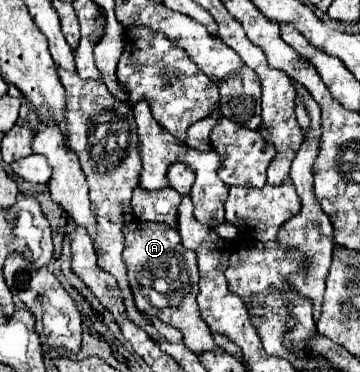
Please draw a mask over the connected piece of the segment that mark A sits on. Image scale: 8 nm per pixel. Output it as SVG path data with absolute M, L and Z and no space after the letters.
M131 220L131 224L123 226L123 244L125 244L123 262L129 272L129 286L137 308L177 328L183 334L185 346L195 354L213 350L215 342L211 330L207 328L207 324L203 324L195 302L197 296L195 252L183 248L179 232L167 228L167 224Z

